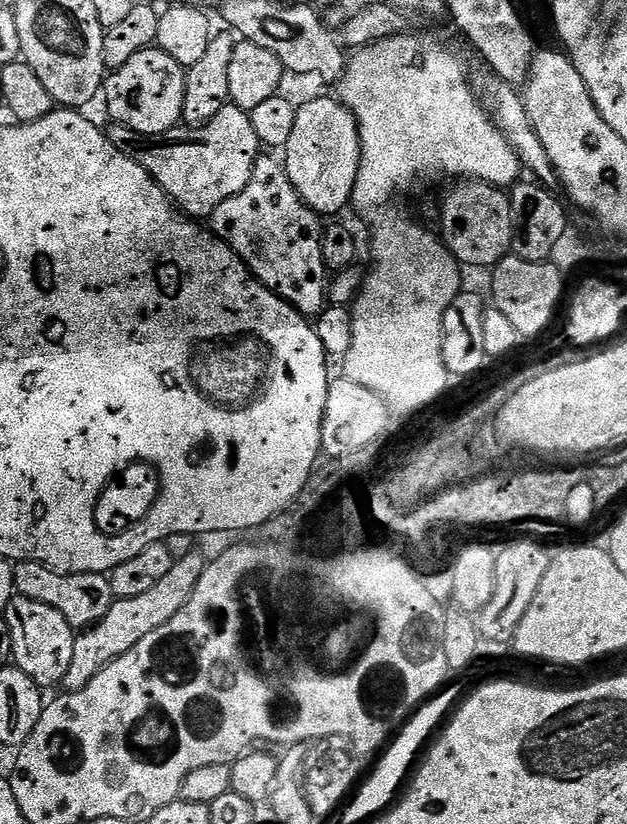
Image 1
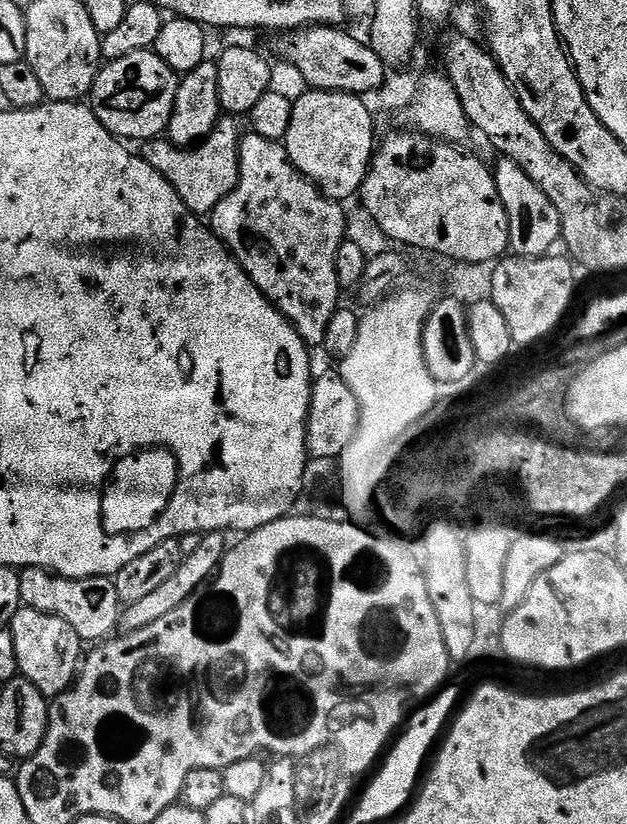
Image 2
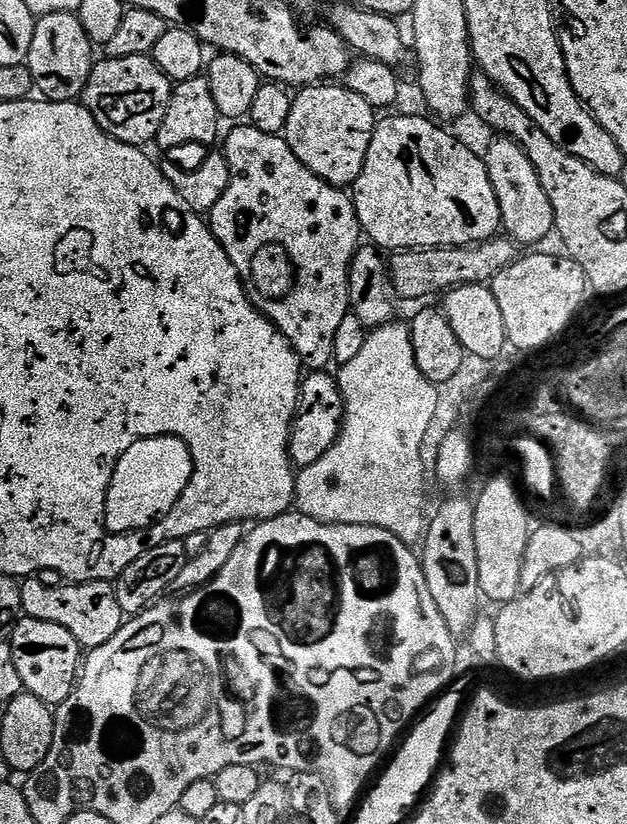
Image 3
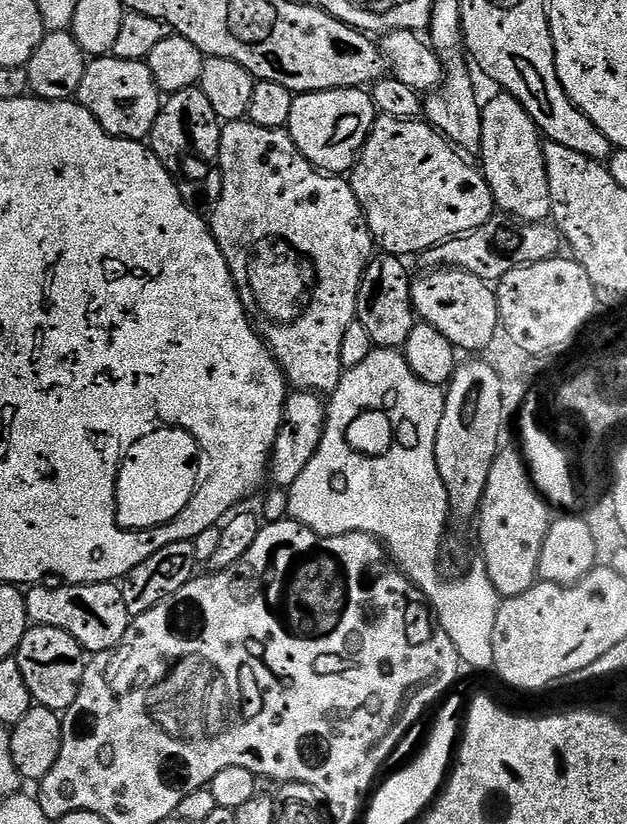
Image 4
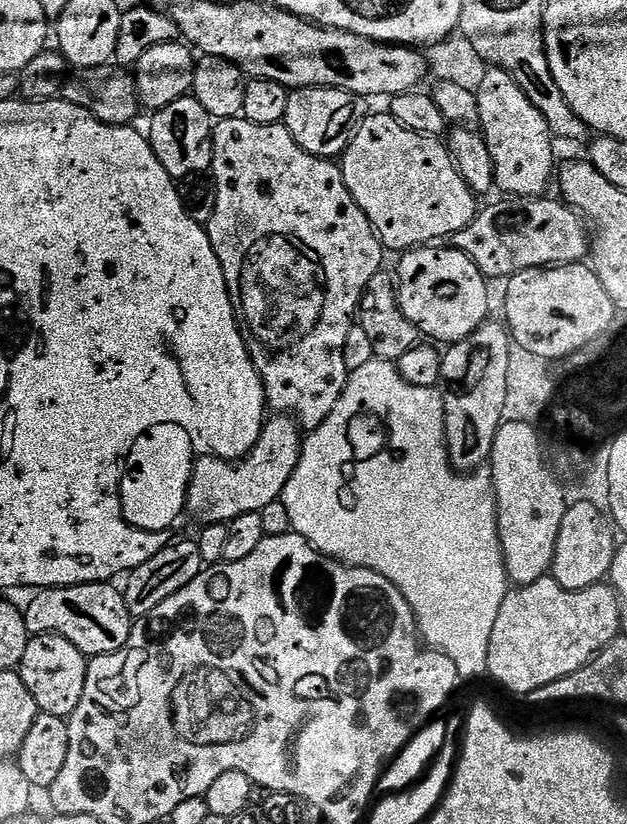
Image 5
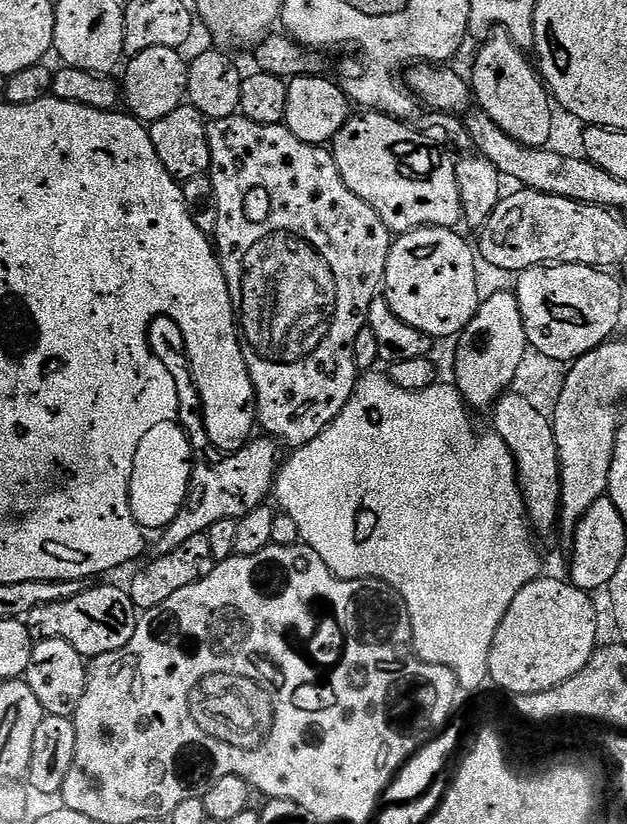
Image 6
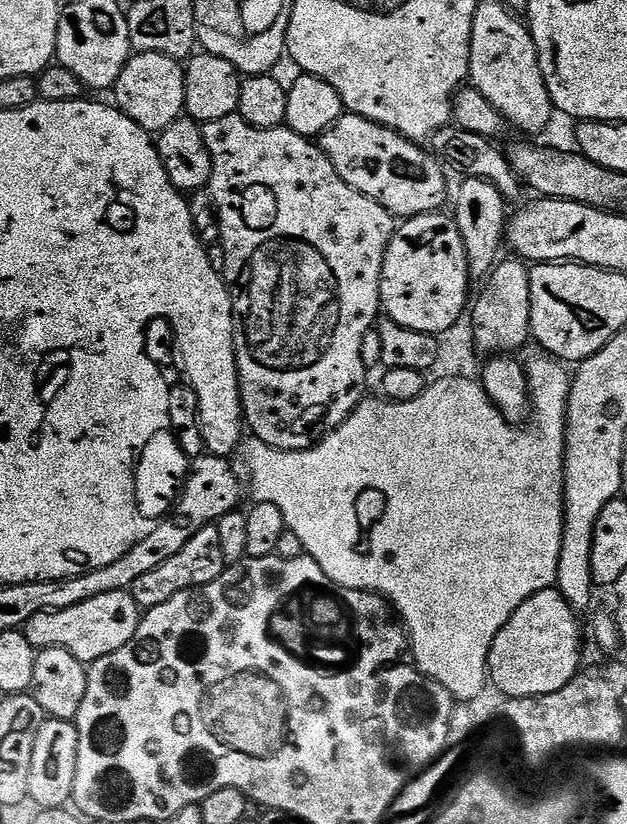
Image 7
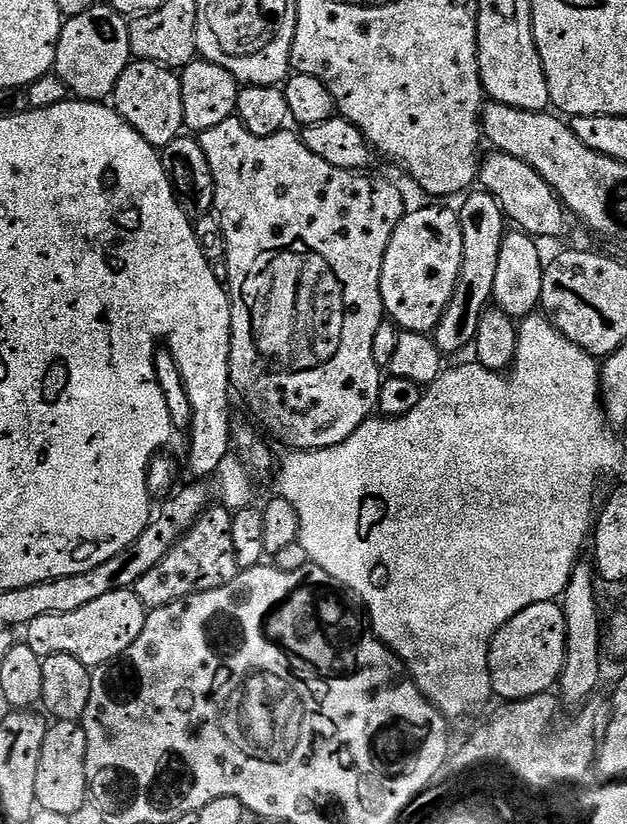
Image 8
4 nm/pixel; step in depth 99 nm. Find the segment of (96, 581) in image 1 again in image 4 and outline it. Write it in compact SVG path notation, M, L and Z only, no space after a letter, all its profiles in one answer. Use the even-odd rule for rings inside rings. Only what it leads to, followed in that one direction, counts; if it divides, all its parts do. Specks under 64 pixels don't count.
M115 583L110 584L69 584L59 585L61 588L44 588L45 586L32 586L27 589L24 601L26 602L26 614L33 625L41 624L58 630L66 630L74 642L78 642L85 653L95 654L109 652L111 648L117 648L122 642L130 623L130 617L126 610L126 602L122 602L122 594Z

